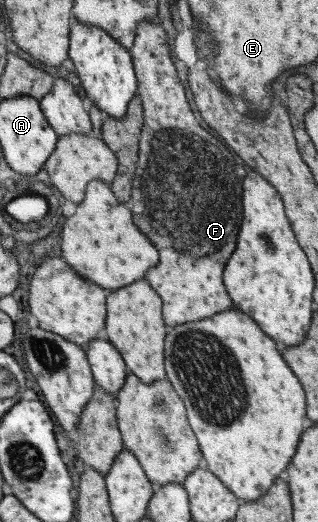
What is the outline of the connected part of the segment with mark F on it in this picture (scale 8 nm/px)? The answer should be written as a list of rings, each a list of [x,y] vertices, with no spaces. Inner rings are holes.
[[[140,21],[136,25],[134,41],[132,47],[128,49],[128,53],[131,57],[131,64],[133,65],[135,77],[137,79],[136,94],[140,96],[140,103],[142,106],[143,123],[138,140],[137,148],[137,166],[134,170],[132,178],[132,199],[130,199],[130,211],[134,215],[134,225],[154,243],[154,247],[158,249],[158,263],[154,267],[150,267],[146,271],[146,282],[150,284],[150,287],[154,288],[154,292],[158,294],[161,299],[161,318],[164,325],[172,327],[174,325],[186,323],[188,321],[198,321],[204,319],[214,313],[222,312],[222,310],[228,310],[232,308],[232,304],[228,294],[226,293],[224,285],[222,285],[222,267],[226,263],[226,259],[230,257],[230,253],[234,251],[234,243],[236,243],[236,233],[238,233],[238,225],[240,225],[240,219],[242,219],[242,207],[240,207],[240,177],[234,173],[234,166],[246,166],[241,158],[224,145],[223,140],[218,137],[214,137],[204,131],[194,115],[188,107],[186,97],[184,95],[184,88],[182,83],[178,80],[174,64],[170,60],[168,53],[168,44],[166,43],[166,34],[164,30],[158,25],[156,21]]]

